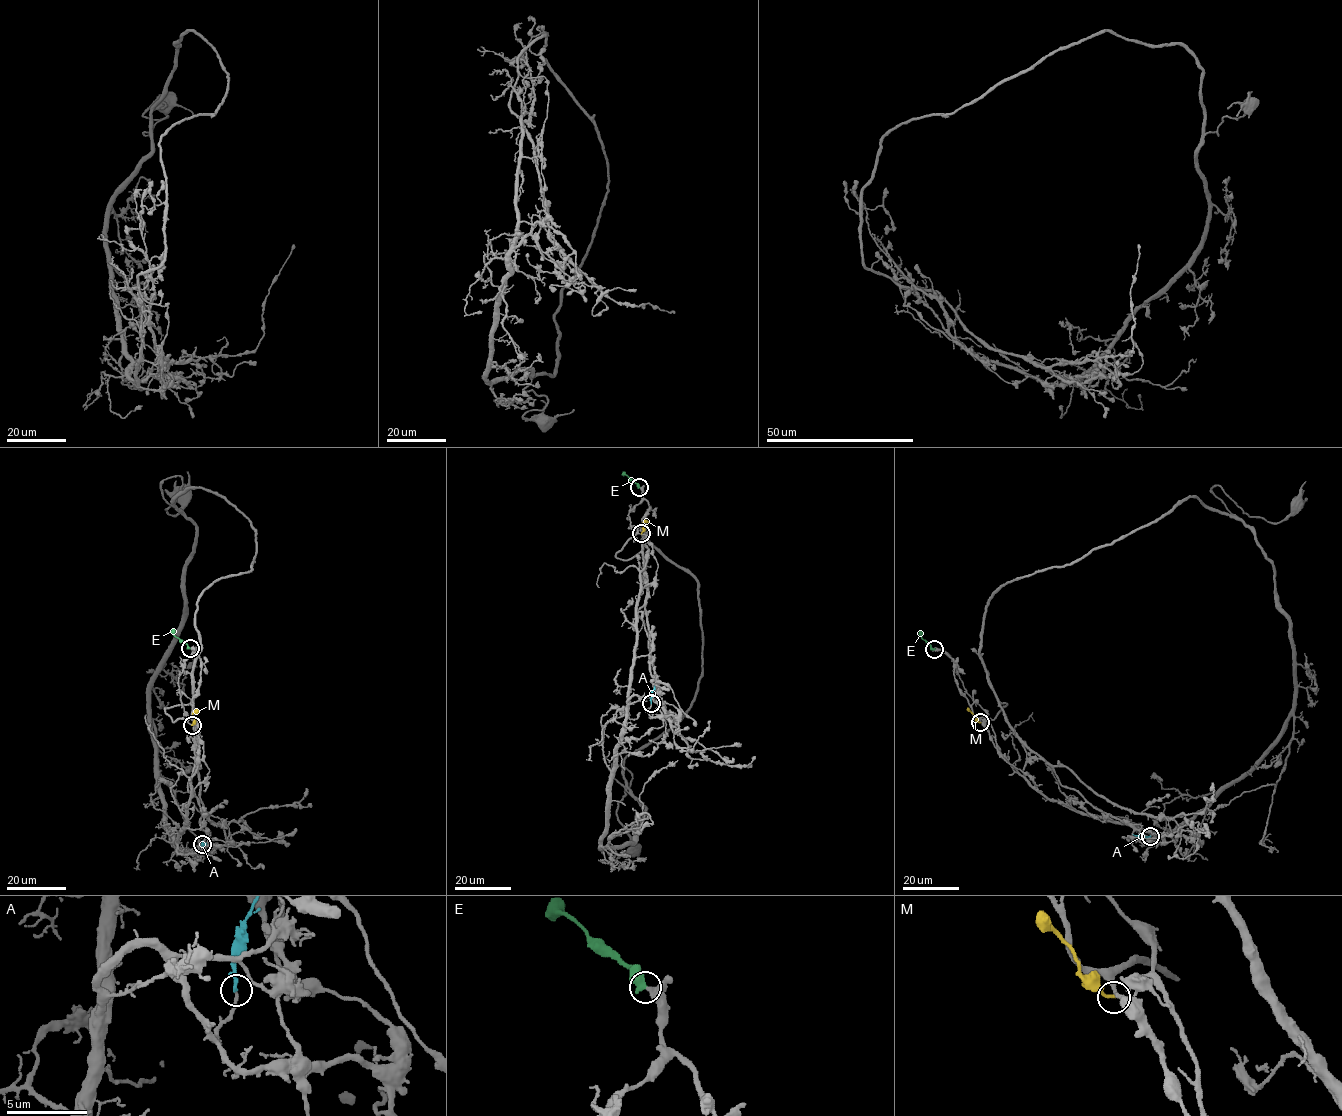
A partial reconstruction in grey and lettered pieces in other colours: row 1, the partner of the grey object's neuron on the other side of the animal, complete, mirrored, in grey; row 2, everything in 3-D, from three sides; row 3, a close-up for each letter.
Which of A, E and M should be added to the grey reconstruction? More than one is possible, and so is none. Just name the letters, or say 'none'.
A, E

